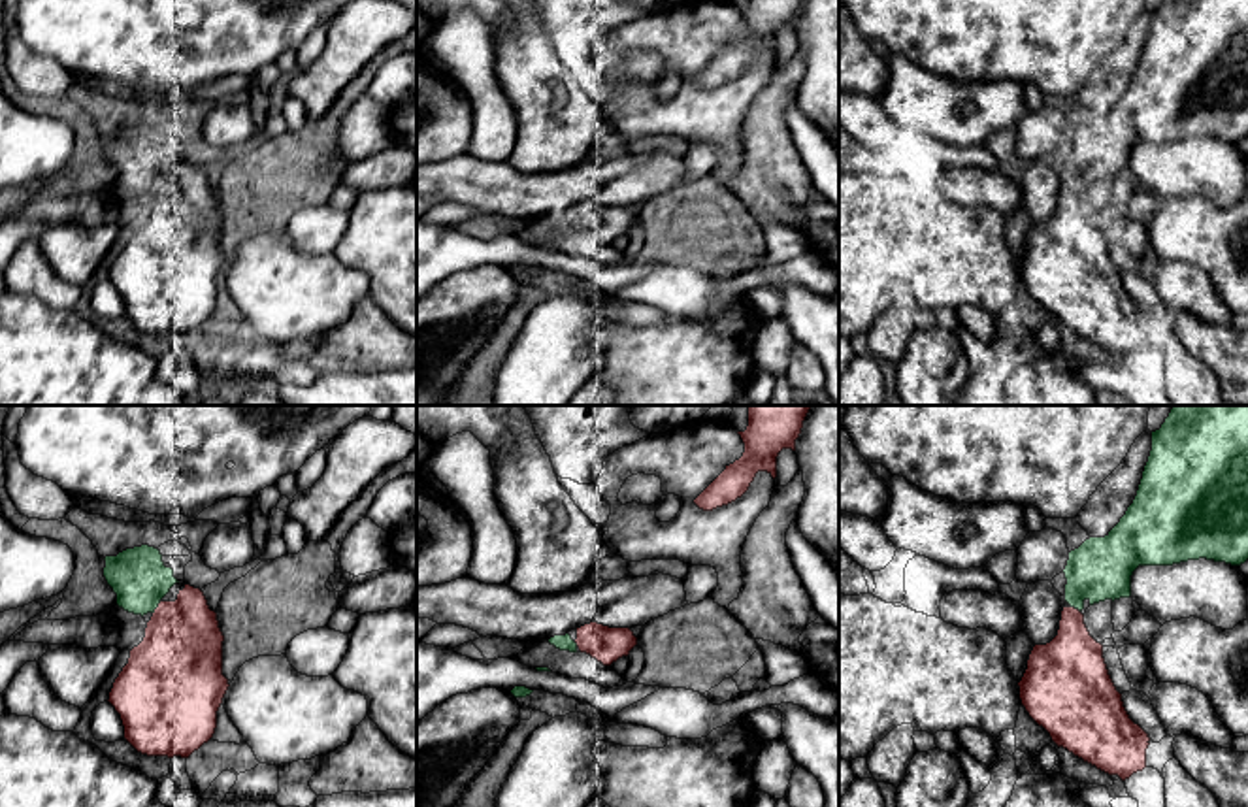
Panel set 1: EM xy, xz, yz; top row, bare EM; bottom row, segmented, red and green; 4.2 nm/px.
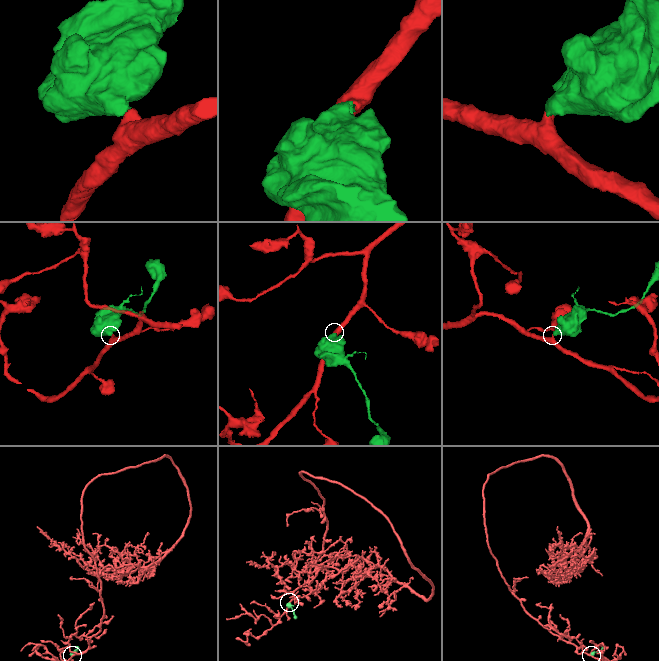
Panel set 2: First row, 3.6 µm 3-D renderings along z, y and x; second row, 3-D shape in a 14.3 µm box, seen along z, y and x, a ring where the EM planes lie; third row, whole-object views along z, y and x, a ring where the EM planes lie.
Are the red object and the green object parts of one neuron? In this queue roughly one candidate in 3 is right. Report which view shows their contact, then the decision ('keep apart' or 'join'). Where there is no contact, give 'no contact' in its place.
xy | join

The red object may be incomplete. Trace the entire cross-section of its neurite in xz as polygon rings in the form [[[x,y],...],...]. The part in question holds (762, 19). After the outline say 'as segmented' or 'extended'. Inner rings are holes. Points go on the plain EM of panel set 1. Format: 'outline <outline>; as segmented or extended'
outline [[[748,0],[745,9],[737,9],[745,21],[745,30],[694,77],[703,89],[728,83],[741,75],[758,49],[777,55],[777,34],[782,26],[796,28],[803,0]]]; as segmented

